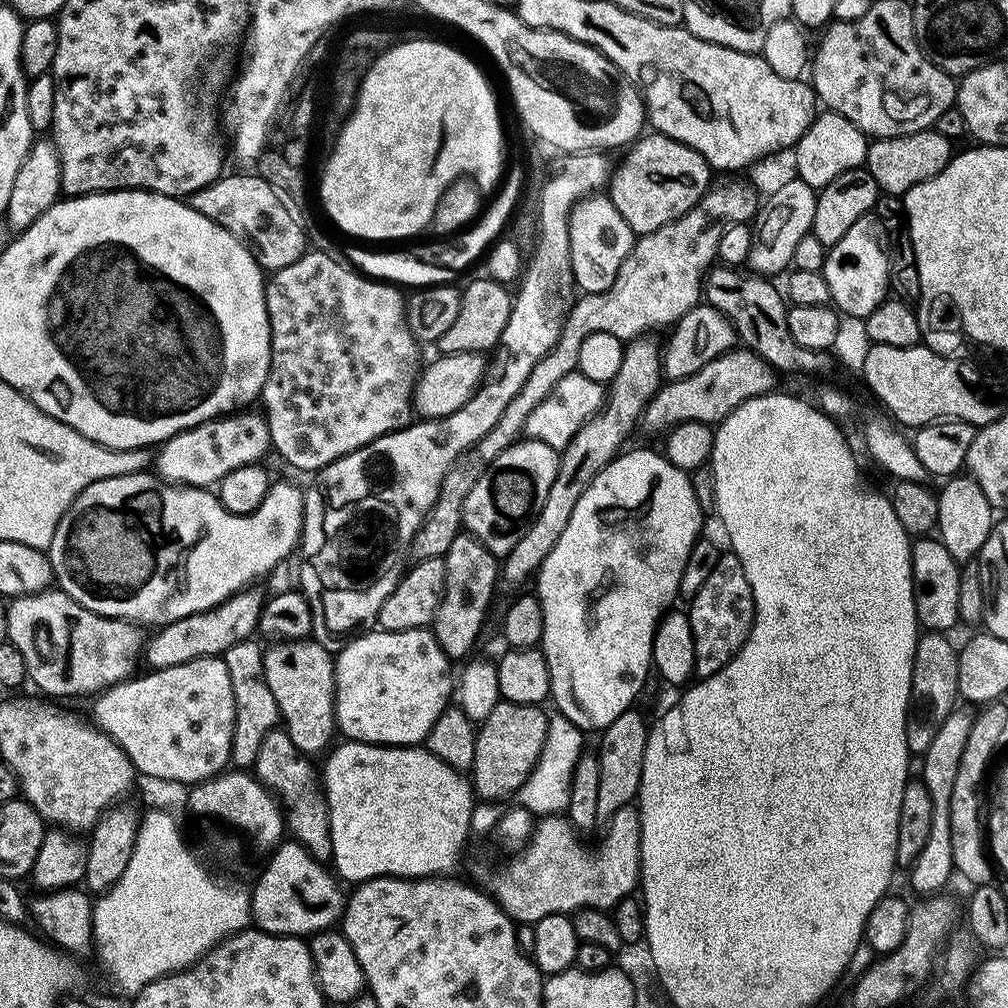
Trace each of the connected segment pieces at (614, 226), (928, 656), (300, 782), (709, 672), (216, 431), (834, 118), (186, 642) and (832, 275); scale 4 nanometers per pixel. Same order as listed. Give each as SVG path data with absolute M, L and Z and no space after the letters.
M593 194L579 200L570 214L570 266L575 287L581 293L605 292L614 286L626 254L630 254L634 233L626 226L626 218L618 214L614 202L607 195Z
M925 631L917 639L912 667L912 699L906 722L906 746L909 753L922 754L934 742L938 726L957 707L959 692L958 670L959 656L957 645L948 641L949 637L942 632Z
M277 726L269 730L266 738L262 738L262 746L258 746L254 774L279 800L291 839L304 847L315 860L328 862L332 858L328 802L318 779L317 765L315 768L312 764L315 763L302 750L298 750L294 742L290 742L290 734Z
M721 554L718 566L714 566L710 578L706 578L702 590L691 597L690 604L692 609L687 609L686 615L694 638L695 675L700 678L712 676L735 658L756 618L754 594L750 590L746 570L742 570L742 562L731 554Z
M237 410L231 414L218 416L215 420L207 420L190 430L171 436L159 445L155 453L155 475L170 484L208 488L219 485L223 477L232 470L247 464L260 464L264 460L263 456L272 448L268 417L260 410L248 411L252 410Z
M821 111L806 130L806 134L802 134L800 141L794 146L795 175L806 182L806 186L817 190L825 188L827 184L834 182L834 178L838 178L838 174L846 174L846 170L859 168L867 161L869 143L869 137L858 130L854 122L842 118L837 112Z
M245 590L236 592L228 600L224 600L218 606L214 606L205 612L198 614L190 614L186 618L178 618L174 622L163 625L159 630L147 637L144 651L142 653L143 663L148 663L149 669L169 668L170 666L182 666L182 662L190 662L194 658L202 658L203 656L223 656L226 650L230 650L230 646L234 646L243 640L253 639L254 633L260 627L261 608L266 601L265 594L260 592L252 592L253 590Z
M861 222L850 226L850 230L846 230L846 234L842 234L840 241L827 249L827 256L822 269L826 278L826 286L828 287L828 296L831 303L843 314L861 316L863 318L867 318L871 312L878 310L878 306L883 300L889 299L890 296L888 253L885 245L881 241L880 244L876 241L875 234L866 225L867 223Z

